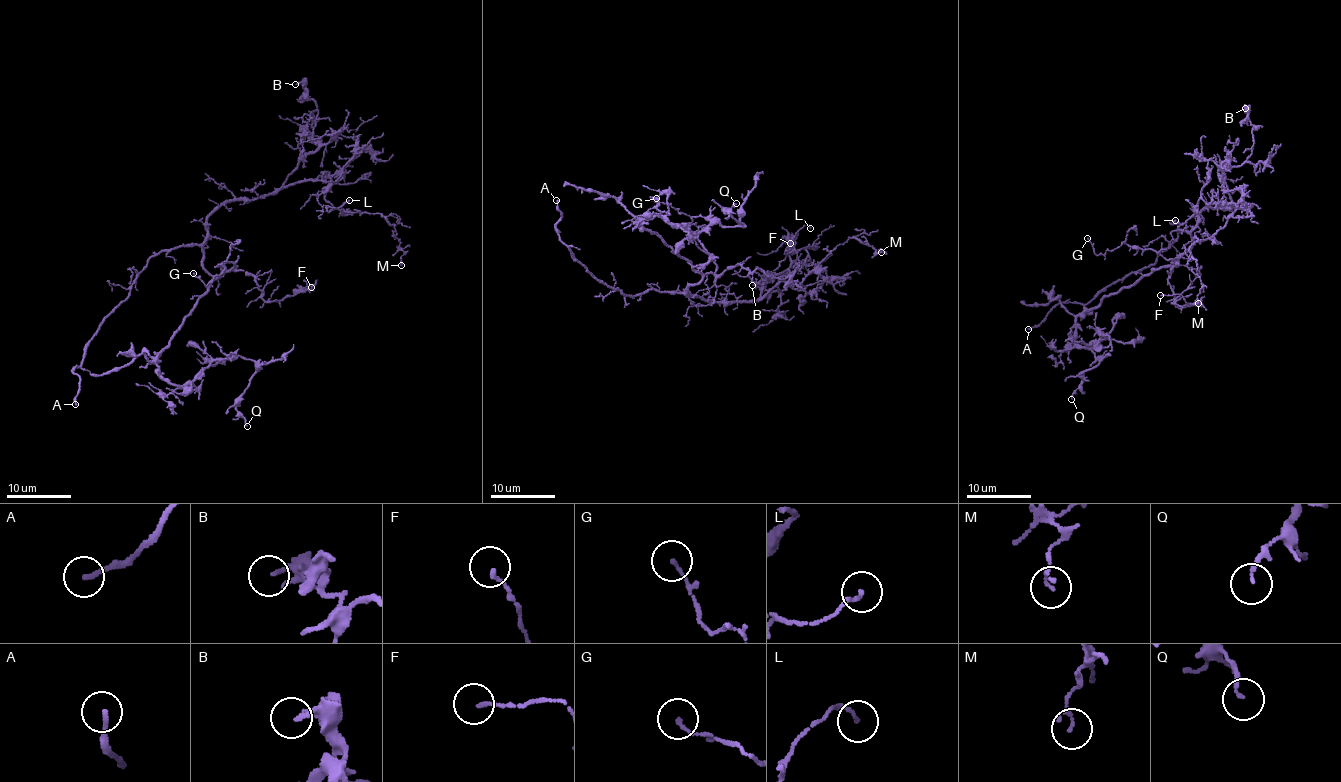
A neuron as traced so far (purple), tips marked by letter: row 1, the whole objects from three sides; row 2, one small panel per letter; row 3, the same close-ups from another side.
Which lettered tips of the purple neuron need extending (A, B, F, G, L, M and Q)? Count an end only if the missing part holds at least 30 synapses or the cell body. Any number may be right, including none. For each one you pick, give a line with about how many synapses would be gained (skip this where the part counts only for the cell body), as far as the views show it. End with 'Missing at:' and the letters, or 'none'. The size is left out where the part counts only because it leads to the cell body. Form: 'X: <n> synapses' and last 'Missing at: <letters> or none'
Missing at: A

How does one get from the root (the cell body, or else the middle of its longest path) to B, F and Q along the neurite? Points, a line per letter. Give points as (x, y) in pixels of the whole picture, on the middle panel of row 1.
B: (691, 284), (688, 295), (686, 290), (711, 301), (756, 300), (765, 281), (782, 273), (782, 295), (752, 285)
F: (691, 284), (739, 264), (776, 278), (792, 275), (799, 263), (790, 243)
Q: (691, 284), (701, 275), (638, 219), (659, 214), (696, 233), (715, 223), (742, 227), (725, 212), (736, 203)

